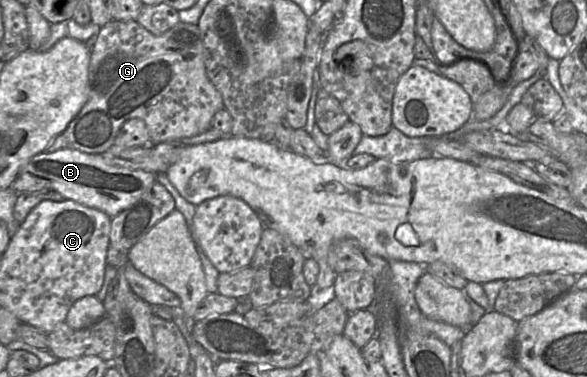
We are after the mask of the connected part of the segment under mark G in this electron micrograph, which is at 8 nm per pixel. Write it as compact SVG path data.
M111 20L101 27L91 48L88 82L86 104L45 152L76 149L102 154L114 144L124 122L132 118L146 123L155 145L193 137L212 128L214 115L224 108L221 94L206 74L200 30L183 22L155 36L136 20Z

